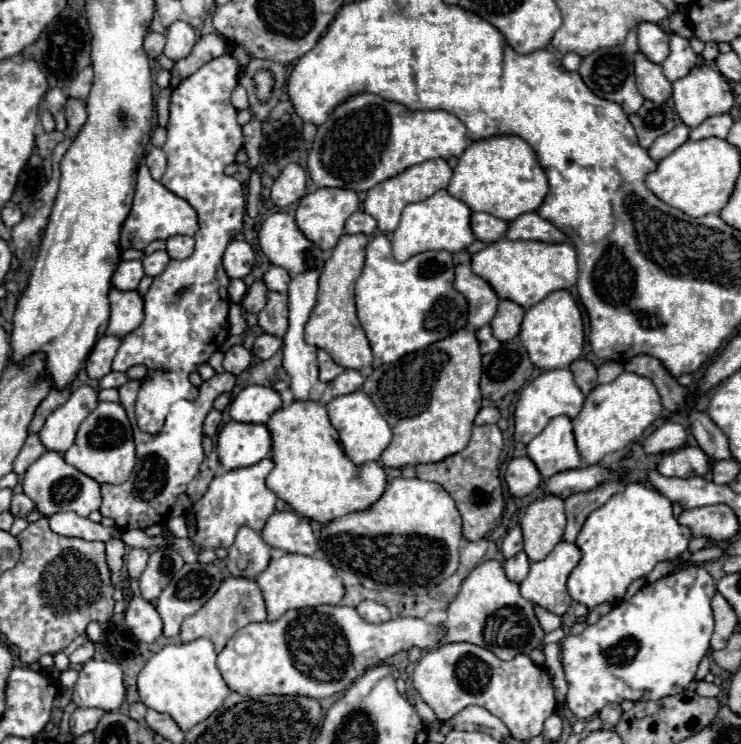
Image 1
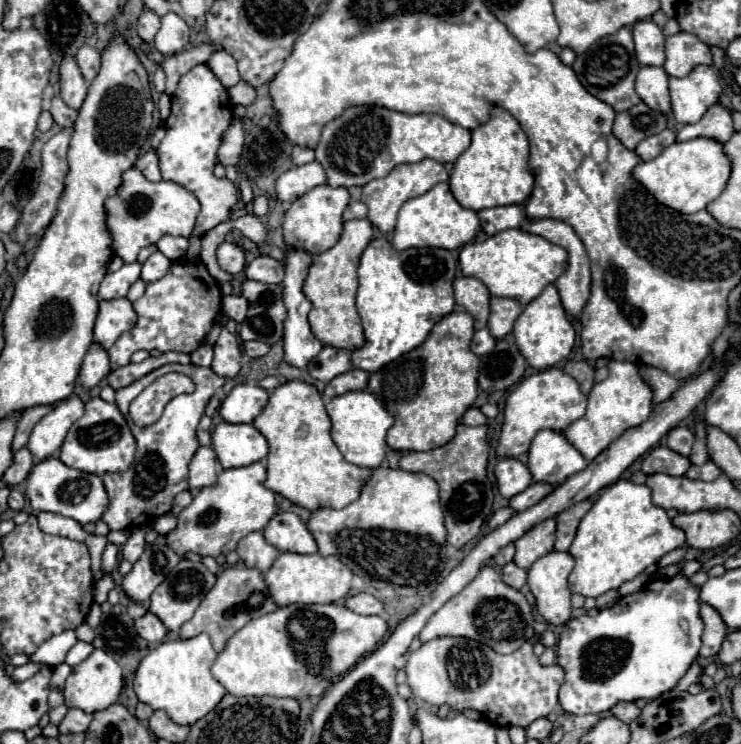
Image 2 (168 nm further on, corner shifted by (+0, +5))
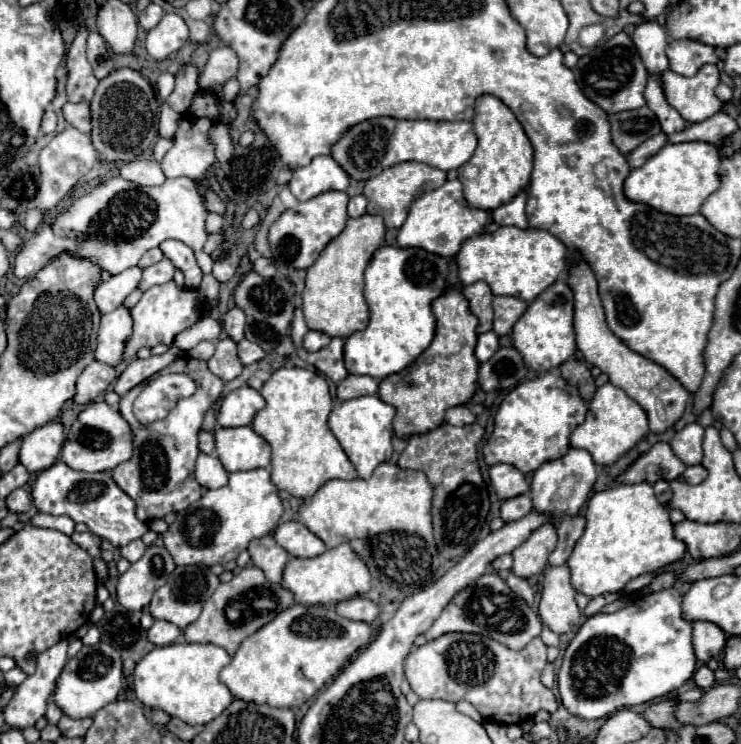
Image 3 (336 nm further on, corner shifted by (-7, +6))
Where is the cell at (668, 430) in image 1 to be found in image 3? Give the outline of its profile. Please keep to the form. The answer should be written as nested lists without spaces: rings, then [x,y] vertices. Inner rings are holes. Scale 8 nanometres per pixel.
[[[697,422],[687,424],[675,432],[675,436],[671,440],[671,448],[685,466],[701,464],[701,460],[703,460],[703,448],[701,448],[703,434],[705,434],[705,428],[699,426]]]

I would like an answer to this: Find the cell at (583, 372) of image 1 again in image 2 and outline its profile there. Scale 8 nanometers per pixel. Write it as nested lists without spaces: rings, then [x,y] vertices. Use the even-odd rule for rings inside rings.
[[[566,361],[564,371],[578,381],[582,393],[586,393],[586,395],[590,393],[592,385],[594,385],[594,369],[586,361]]]

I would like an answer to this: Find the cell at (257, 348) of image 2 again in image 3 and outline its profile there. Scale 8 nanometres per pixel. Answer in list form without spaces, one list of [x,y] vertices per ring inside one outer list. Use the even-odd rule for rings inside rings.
[[[243,338],[241,342],[237,342],[237,356],[239,356],[241,364],[249,366],[249,364],[253,364],[253,362],[261,360],[261,358],[265,356],[265,352],[263,352],[263,348],[261,348],[259,344],[249,342],[249,340],[245,340],[245,338]]]

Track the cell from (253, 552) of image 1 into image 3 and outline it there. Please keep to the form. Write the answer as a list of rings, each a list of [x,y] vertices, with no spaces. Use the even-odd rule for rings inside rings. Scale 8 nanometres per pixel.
[[[271,534],[253,540],[249,544],[249,554],[253,564],[265,572],[265,578],[269,582],[281,582],[283,568],[289,560],[289,554],[273,540]]]

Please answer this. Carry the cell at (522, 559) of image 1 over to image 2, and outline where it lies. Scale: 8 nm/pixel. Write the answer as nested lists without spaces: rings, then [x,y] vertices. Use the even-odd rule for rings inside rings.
[[[514,561],[502,567],[502,579],[514,589],[524,589],[526,587],[526,569],[518,567]]]

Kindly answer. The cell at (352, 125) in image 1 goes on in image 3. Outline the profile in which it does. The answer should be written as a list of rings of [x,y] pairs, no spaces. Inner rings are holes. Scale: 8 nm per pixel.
[[[373,118],[347,130],[333,146],[331,158],[343,166],[353,180],[369,180],[385,168],[399,162],[423,162],[439,170],[457,170],[477,148],[477,136],[469,122],[435,122],[435,120],[395,120]]]

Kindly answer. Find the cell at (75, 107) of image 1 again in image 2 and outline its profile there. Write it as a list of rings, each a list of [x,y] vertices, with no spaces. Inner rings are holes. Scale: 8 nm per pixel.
[[[66,57],[60,65],[60,97],[72,109],[80,109],[86,99],[88,83],[84,81],[74,59]]]

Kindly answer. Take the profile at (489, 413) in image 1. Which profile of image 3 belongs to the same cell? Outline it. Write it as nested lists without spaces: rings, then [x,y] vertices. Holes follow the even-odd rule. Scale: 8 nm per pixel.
[[[455,406],[445,412],[445,422],[451,426],[465,426],[465,424],[473,424],[475,416],[465,406]]]

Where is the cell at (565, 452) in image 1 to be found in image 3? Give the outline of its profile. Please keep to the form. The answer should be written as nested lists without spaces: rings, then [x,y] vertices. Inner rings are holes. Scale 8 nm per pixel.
[[[569,448],[569,452],[553,462],[545,462],[531,480],[531,500],[533,500],[533,508],[539,514],[549,516],[551,524],[559,524],[563,518],[567,516],[575,516],[579,514],[581,506],[587,502],[587,496],[591,494],[591,488],[597,480],[599,468],[593,462],[591,454],[587,454],[585,450],[579,448]]]

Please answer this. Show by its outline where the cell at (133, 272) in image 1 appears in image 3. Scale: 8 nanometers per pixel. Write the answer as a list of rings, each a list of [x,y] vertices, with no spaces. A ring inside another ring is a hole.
[[[129,268],[95,288],[95,302],[101,314],[107,314],[123,304],[123,300],[137,288],[141,280],[141,268]]]

